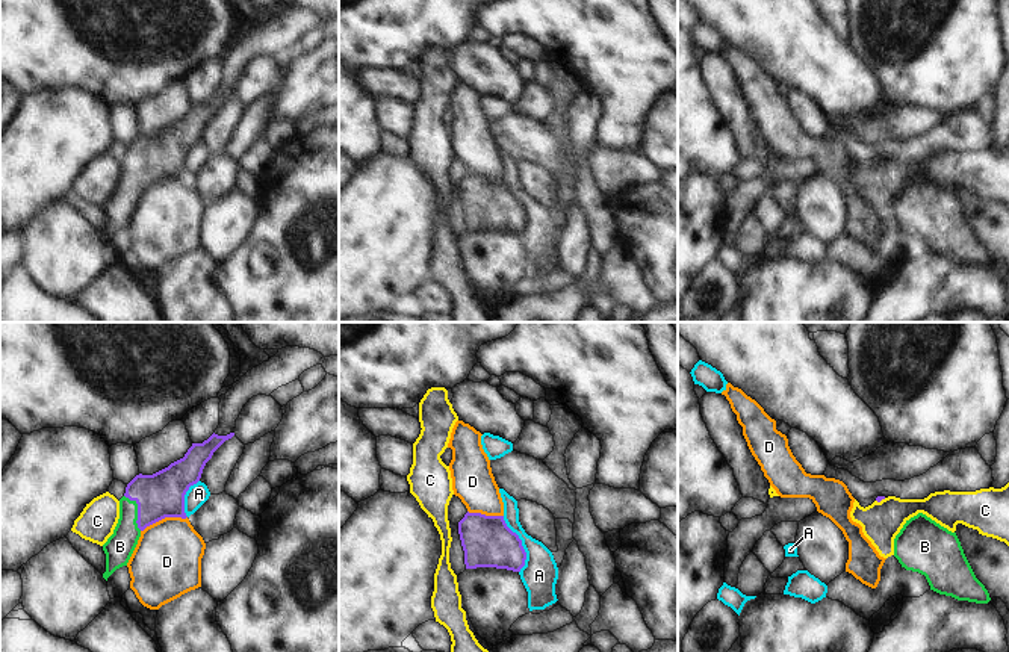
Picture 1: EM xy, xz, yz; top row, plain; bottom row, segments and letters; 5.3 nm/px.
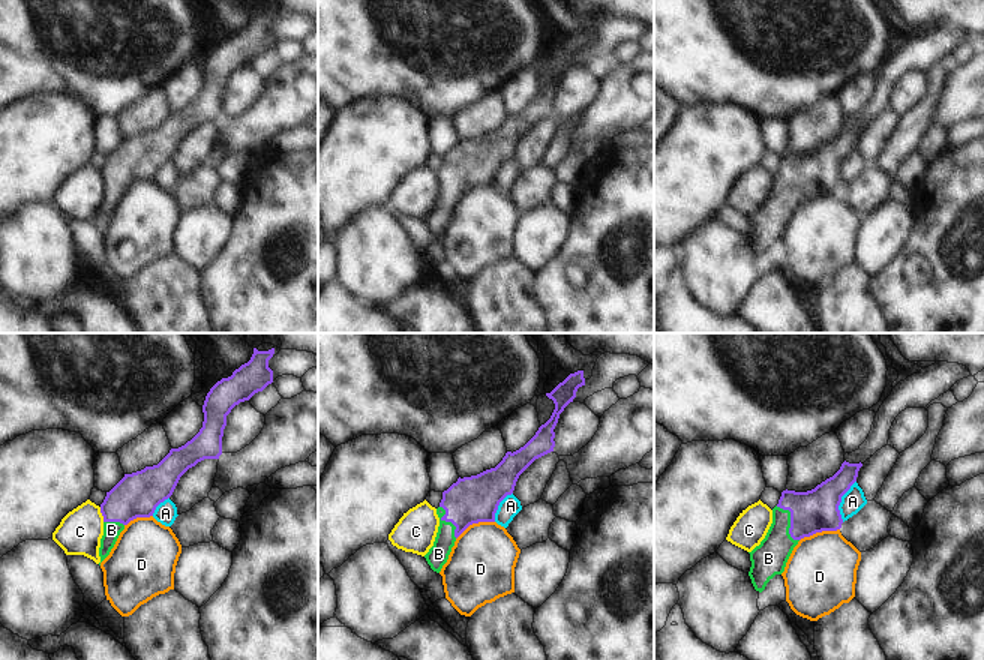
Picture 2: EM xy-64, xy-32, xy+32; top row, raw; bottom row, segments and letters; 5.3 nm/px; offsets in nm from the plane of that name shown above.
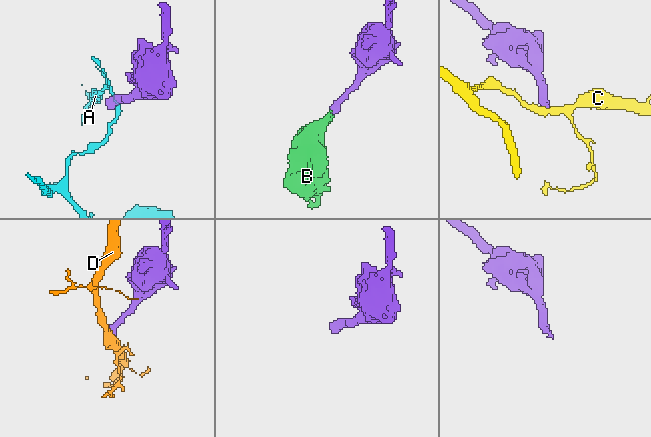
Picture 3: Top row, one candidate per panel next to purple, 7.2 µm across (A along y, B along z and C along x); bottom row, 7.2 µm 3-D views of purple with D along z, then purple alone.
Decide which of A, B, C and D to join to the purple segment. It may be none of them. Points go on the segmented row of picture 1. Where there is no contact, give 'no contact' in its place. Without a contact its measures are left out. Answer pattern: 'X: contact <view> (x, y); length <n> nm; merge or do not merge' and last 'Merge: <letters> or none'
A: contact xz (521, 545); length 320 nm; do not merge
B: contact xy (138, 512); length 220 nm; merge
C: contact yz (881, 499); length 60 nm; do not merge
D: contact xy (164, 518); length 260 nm; do not merge
Merge: B

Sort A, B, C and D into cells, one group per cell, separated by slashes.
A / B / C / D

